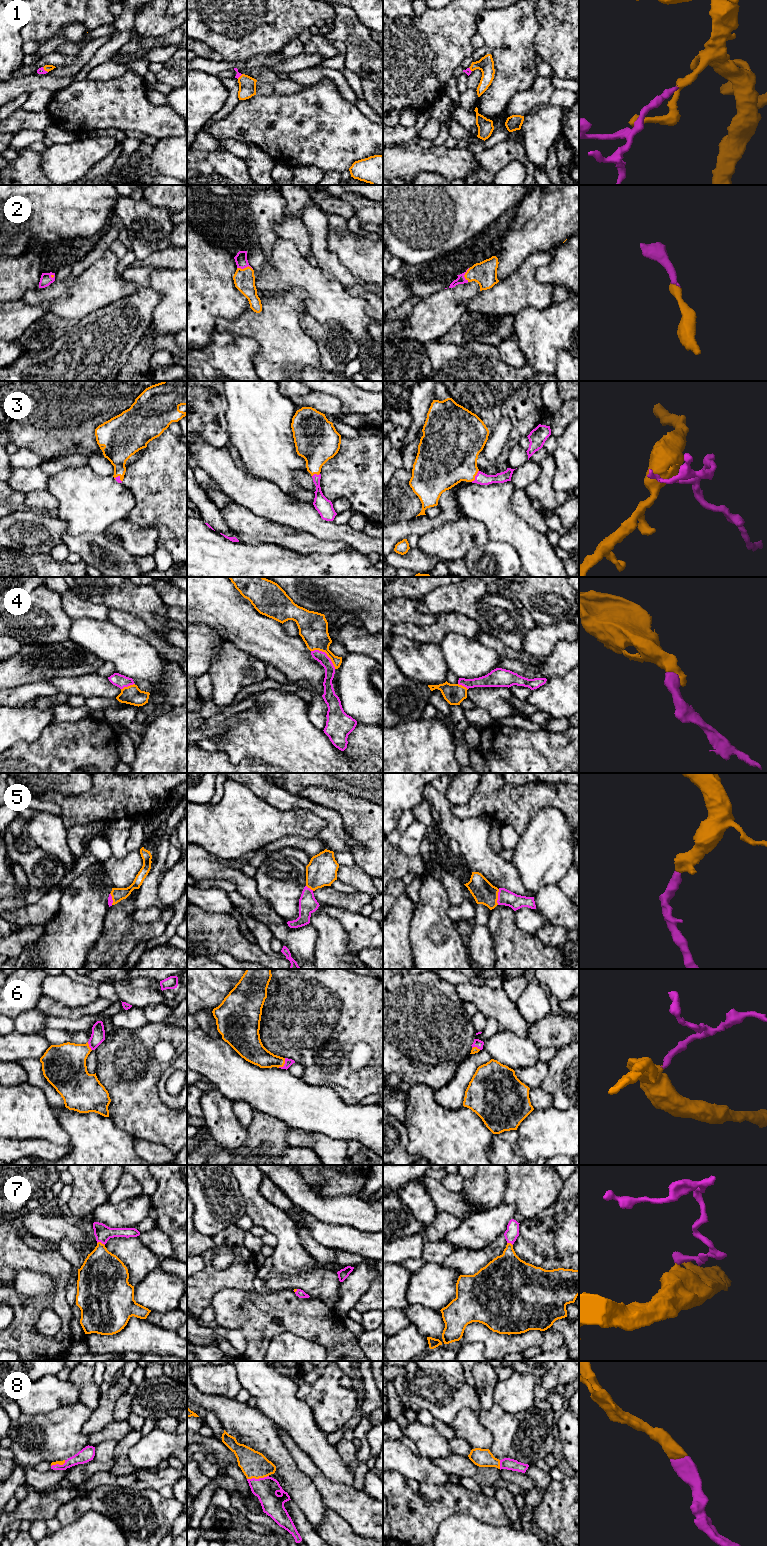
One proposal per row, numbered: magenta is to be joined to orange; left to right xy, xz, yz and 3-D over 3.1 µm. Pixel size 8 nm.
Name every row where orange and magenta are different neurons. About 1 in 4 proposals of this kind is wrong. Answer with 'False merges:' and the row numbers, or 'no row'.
False merges: no row

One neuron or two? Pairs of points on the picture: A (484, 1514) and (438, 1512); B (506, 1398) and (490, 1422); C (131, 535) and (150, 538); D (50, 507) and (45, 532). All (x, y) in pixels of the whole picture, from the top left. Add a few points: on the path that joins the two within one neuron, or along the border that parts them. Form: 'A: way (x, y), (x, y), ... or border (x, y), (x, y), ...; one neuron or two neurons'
A: way (473, 1506), (449, 1507); one neuron
B: border (495, 1403), (511, 1413), (519, 1413), (524, 1410); two neurons
C: way (136, 538), (145, 538); one neuron
D: border (27, 508), (54, 513); two neurons

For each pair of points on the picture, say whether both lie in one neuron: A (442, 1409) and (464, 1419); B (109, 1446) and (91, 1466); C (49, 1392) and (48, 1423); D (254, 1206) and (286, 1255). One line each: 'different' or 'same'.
A: different
B: same
C: different
D: same

